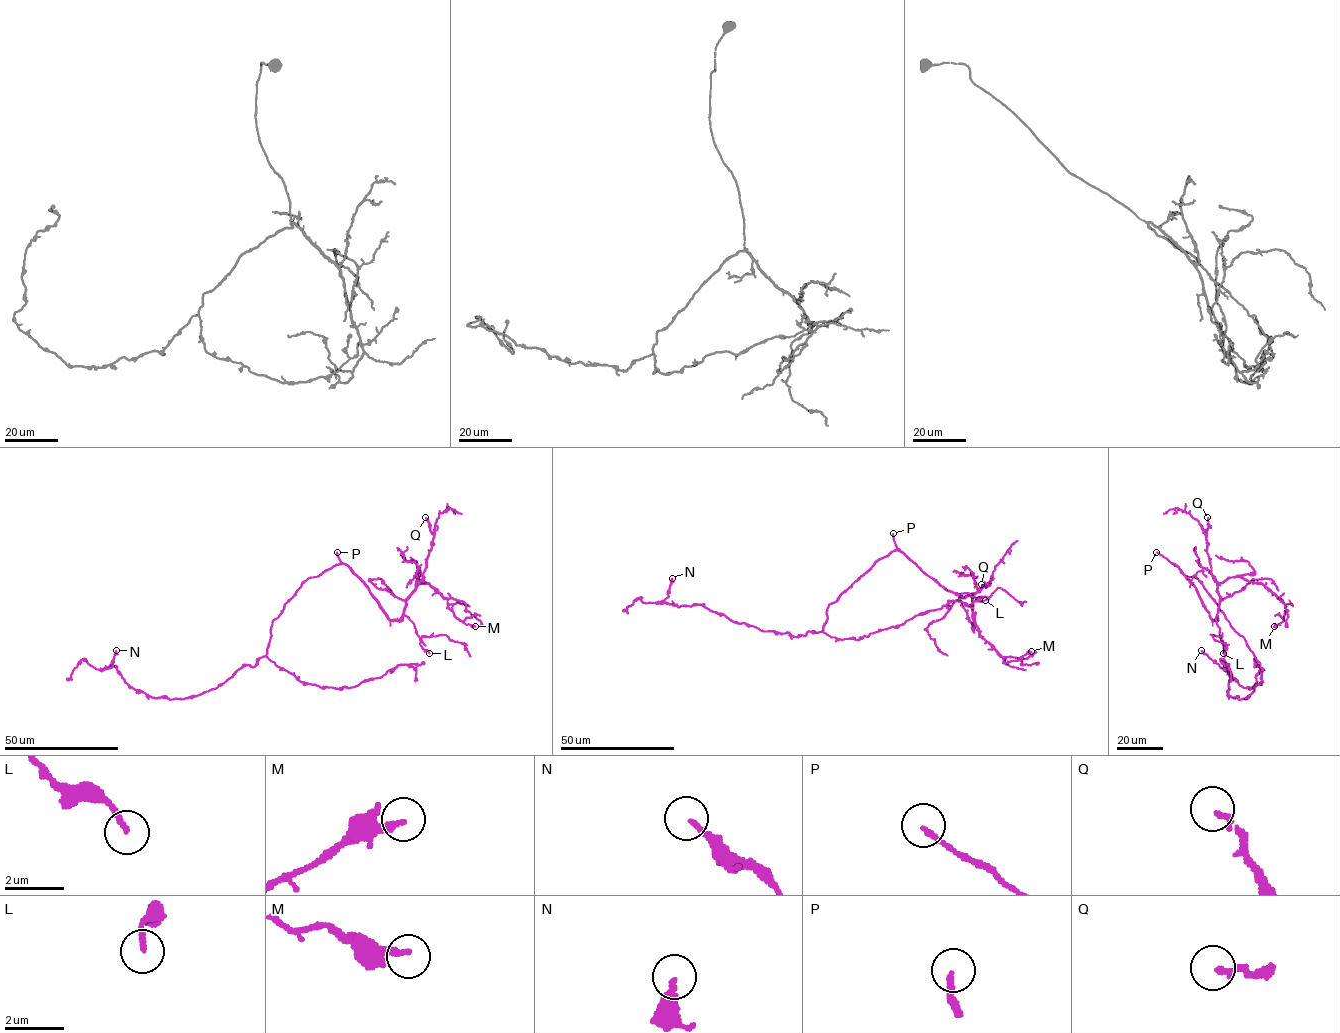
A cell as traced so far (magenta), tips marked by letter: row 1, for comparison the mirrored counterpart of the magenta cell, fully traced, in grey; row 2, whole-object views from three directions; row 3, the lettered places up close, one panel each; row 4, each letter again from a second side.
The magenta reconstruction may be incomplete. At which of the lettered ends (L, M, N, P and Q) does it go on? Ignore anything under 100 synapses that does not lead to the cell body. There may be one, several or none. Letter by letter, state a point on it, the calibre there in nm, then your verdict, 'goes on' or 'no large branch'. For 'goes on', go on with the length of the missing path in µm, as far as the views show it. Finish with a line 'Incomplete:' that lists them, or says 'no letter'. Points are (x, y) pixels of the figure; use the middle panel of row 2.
L: place (985, 600); calibre 180 nm; no large branch
M: place (1031, 651); calibre 240 nm; no large branch
N: place (672, 578); calibre 170 nm; no large branch
P: place (893, 533); calibre 170 nm; goes on; missing 110 µm
Q: place (981, 584); calibre 180 nm; no large branch
Incomplete: P

